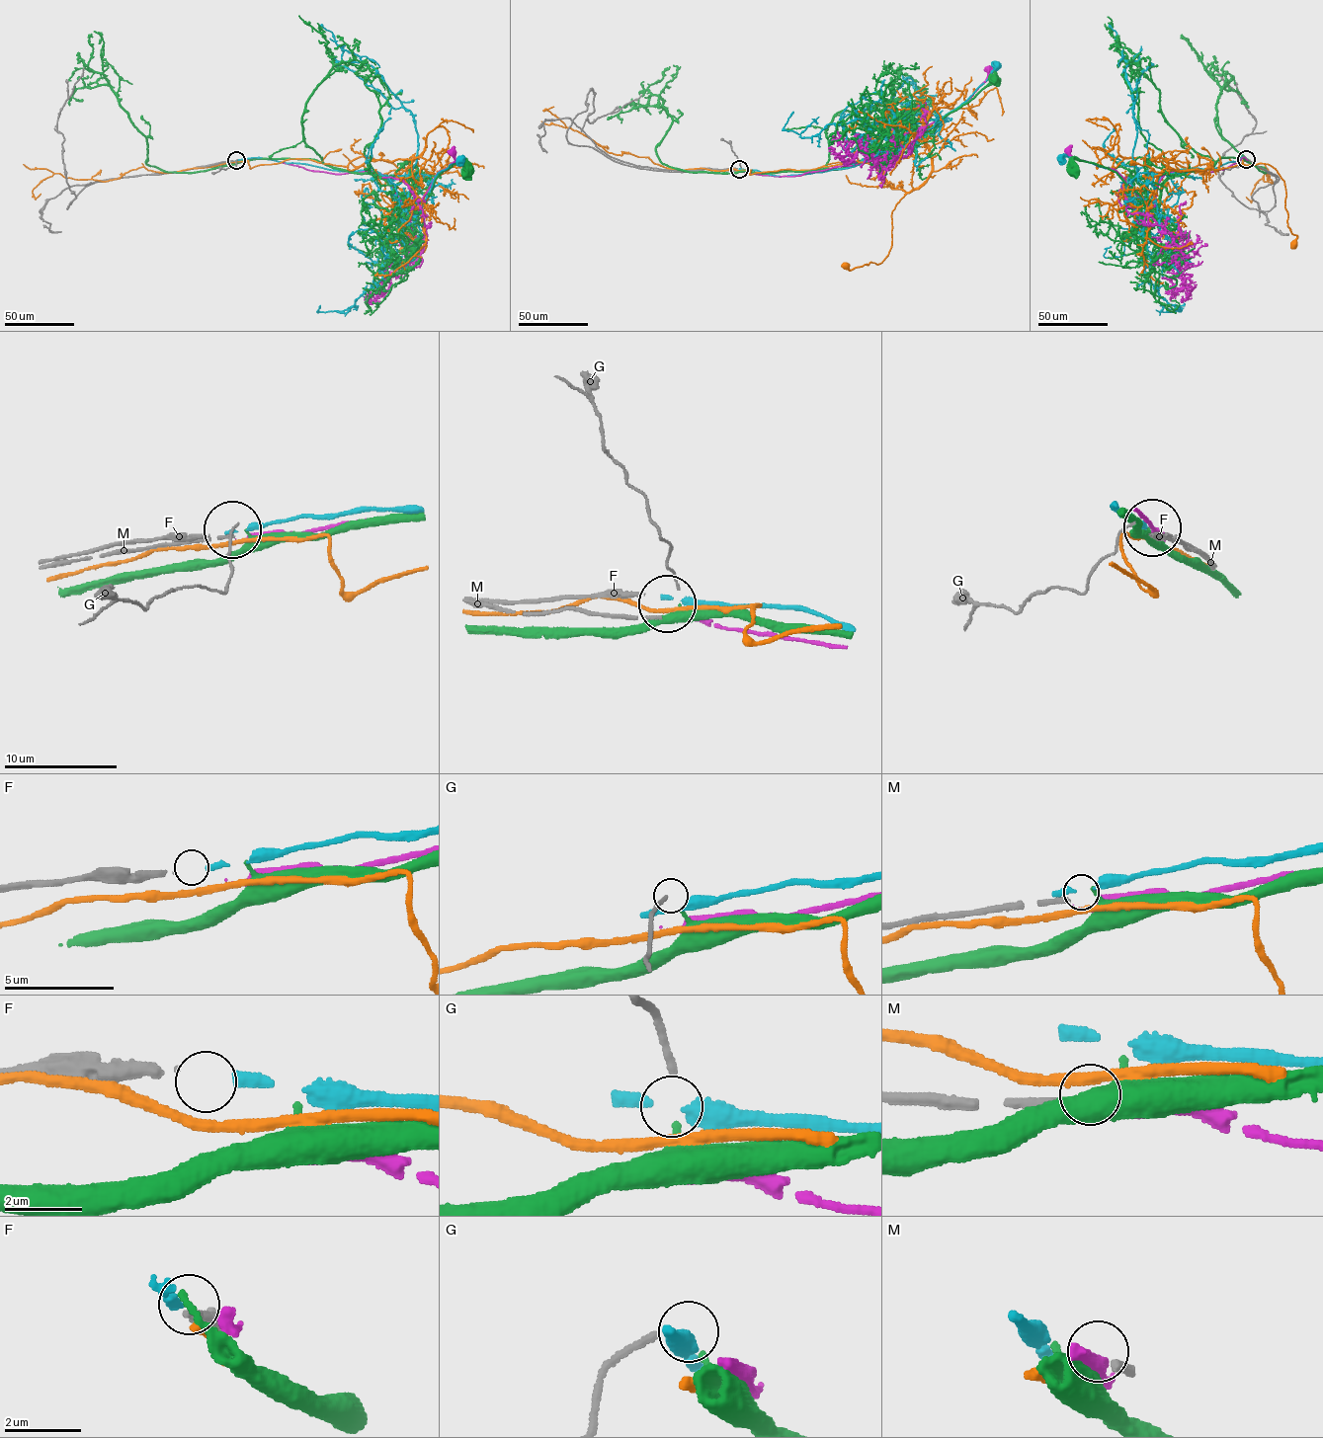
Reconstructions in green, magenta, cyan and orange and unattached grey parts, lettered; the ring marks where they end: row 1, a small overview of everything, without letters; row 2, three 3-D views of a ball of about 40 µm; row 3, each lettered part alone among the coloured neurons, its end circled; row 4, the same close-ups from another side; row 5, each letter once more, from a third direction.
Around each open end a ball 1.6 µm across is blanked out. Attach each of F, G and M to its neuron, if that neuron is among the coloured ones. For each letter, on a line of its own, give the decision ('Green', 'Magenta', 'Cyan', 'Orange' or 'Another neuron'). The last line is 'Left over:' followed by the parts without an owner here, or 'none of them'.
F: Cyan
G: Green
M: Magenta
Left over: none of them

